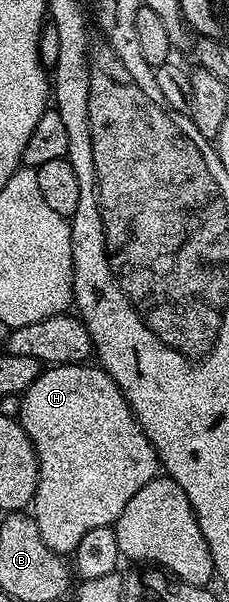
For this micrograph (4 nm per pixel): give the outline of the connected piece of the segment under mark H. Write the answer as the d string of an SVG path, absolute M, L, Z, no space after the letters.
M72 364L70 366L51 366L44 369L37 376L37 380L33 380L33 384L28 390L23 391L21 401L17 406L18 420L25 428L39 461L39 487L35 489L33 517L37 528L41 532L41 540L45 540L45 544L49 544L49 548L53 548L55 554L71 556L74 555L77 544L81 544L81 540L85 537L85 532L93 532L93 528L105 528L119 519L125 504L129 504L129 500L133 500L133 496L137 496L137 492L141 492L141 488L145 488L145 484L149 484L157 477L161 470L161 463L155 454L153 444L147 439L143 429L140 428L139 421L135 418L135 413L129 408L121 388L117 388L114 380L98 364Z

